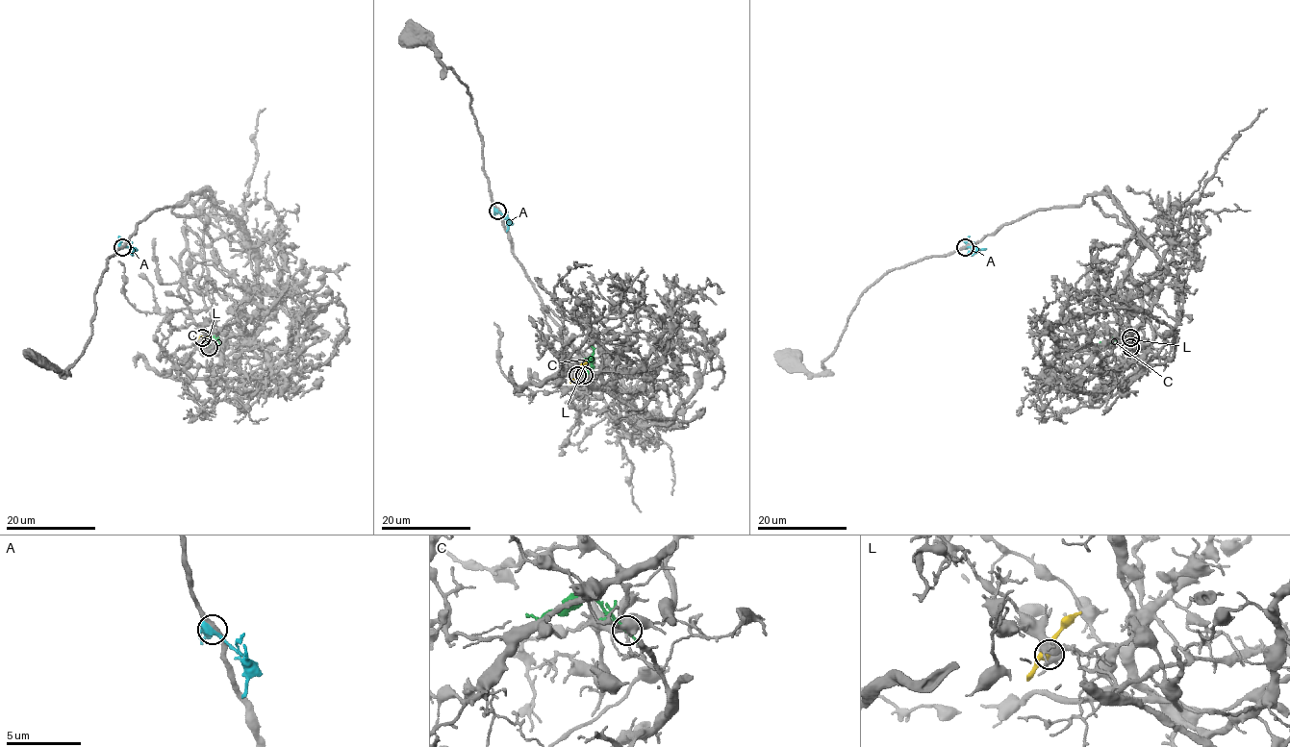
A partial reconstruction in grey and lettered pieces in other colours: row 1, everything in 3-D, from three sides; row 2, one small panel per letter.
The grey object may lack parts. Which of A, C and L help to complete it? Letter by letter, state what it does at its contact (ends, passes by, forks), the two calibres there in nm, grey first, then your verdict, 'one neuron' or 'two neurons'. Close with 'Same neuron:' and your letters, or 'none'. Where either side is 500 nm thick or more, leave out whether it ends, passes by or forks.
A: it forks there; 340 nm thick on the grey side, 320 nm on the other; two neurons
C: it forks there; 120 nm thick on the grey side, 120 nm on the other; one neuron
L: 480 nm thick on the grey side, 500 nm on the other; two neurons
Same neuron: C

